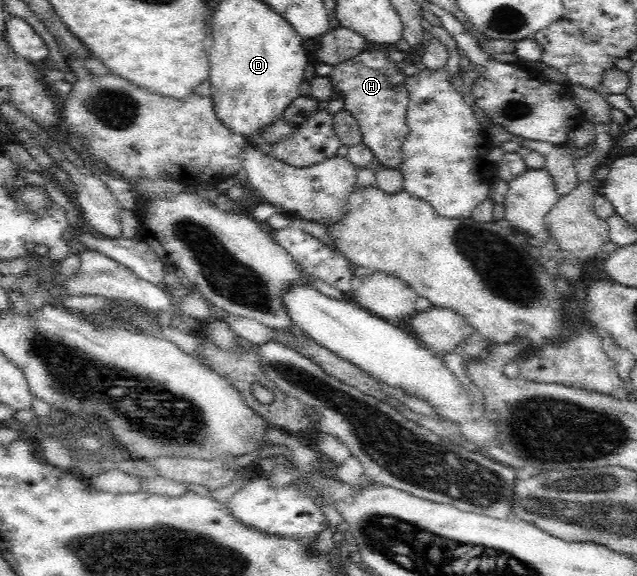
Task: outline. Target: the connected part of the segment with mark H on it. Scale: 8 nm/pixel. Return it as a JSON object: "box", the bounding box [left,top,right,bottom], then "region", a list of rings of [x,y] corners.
{"box":[329,50,409,168],"region":[[[364,50],[358,56],[334,65],[329,77],[337,97],[344,100],[343,108],[357,120],[363,142],[376,160],[386,168],[399,168],[403,158],[402,145],[409,133],[409,94],[405,85],[408,76],[396,66],[396,62],[388,59],[388,52]]]}

